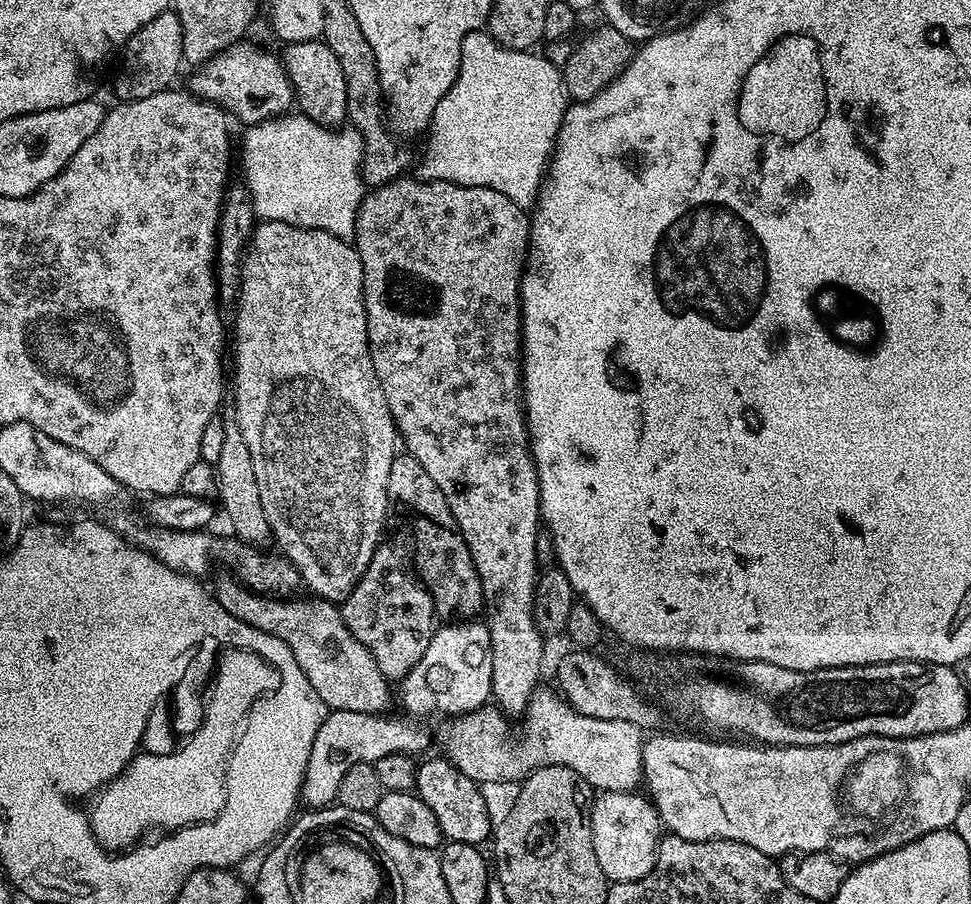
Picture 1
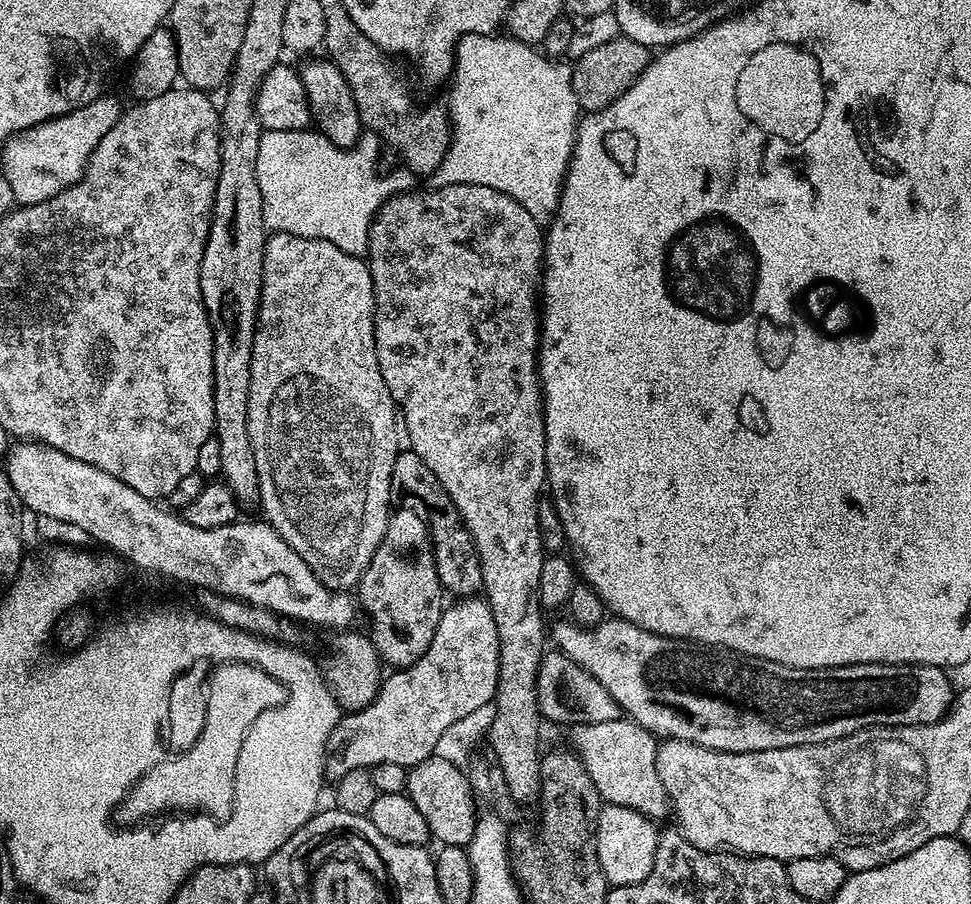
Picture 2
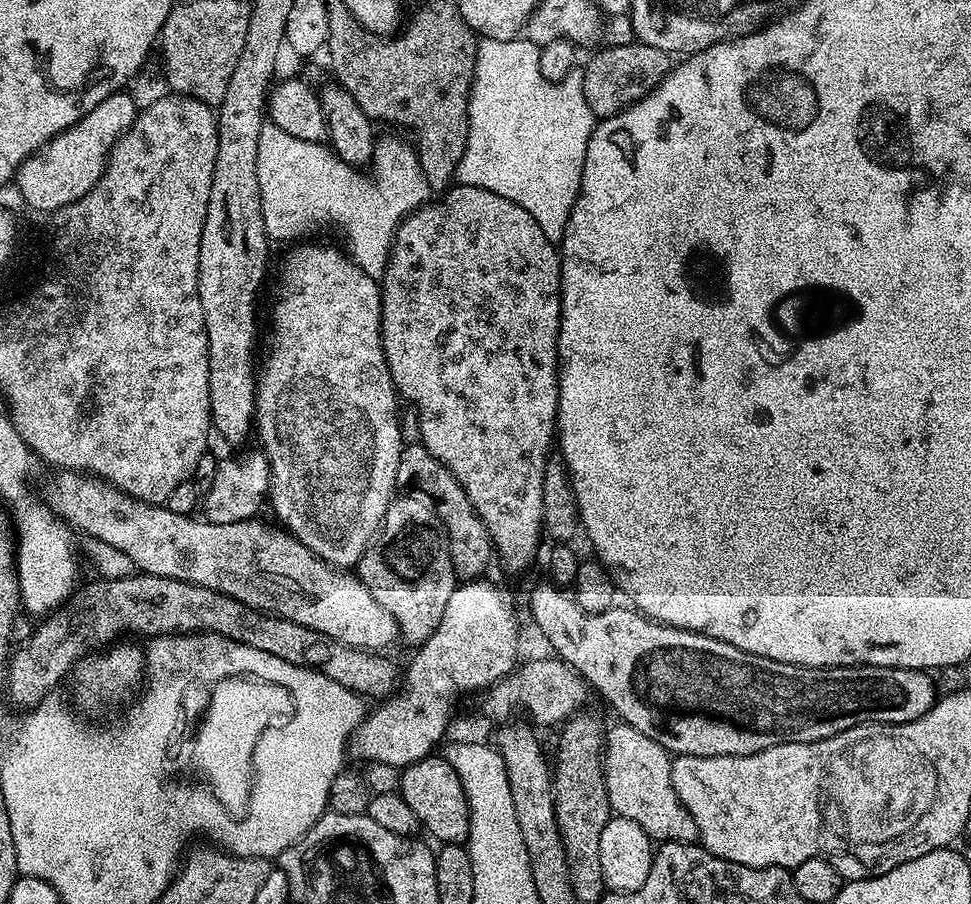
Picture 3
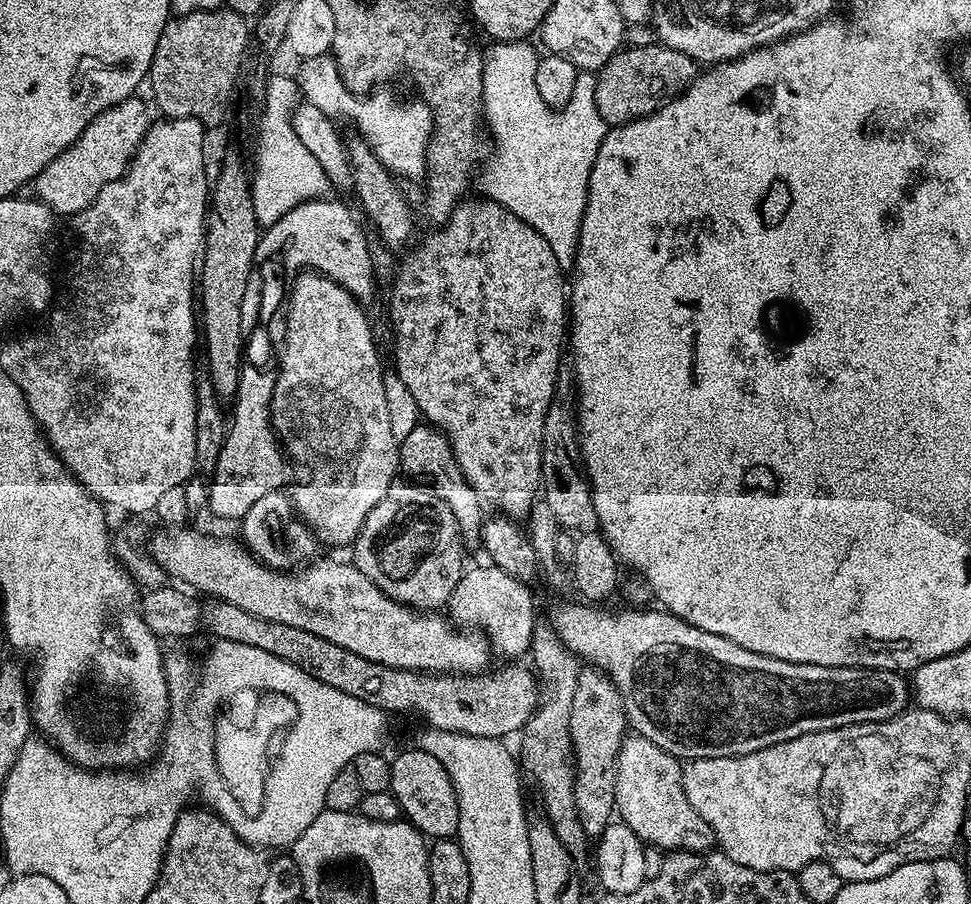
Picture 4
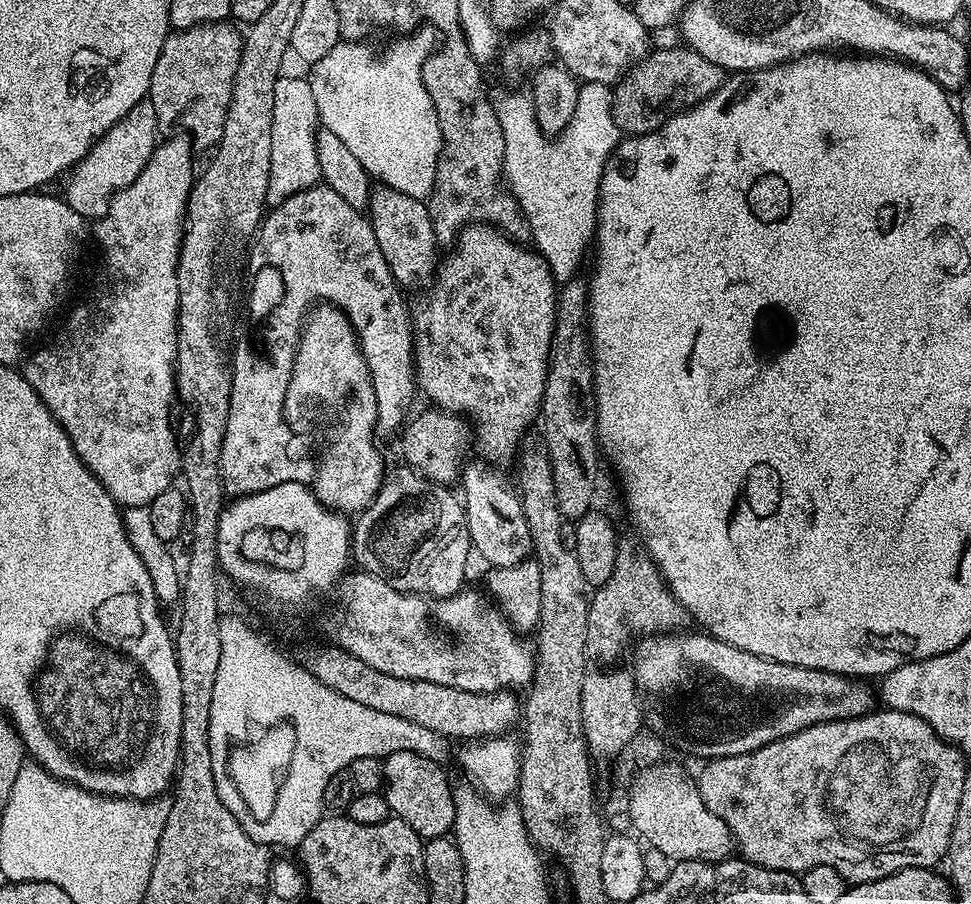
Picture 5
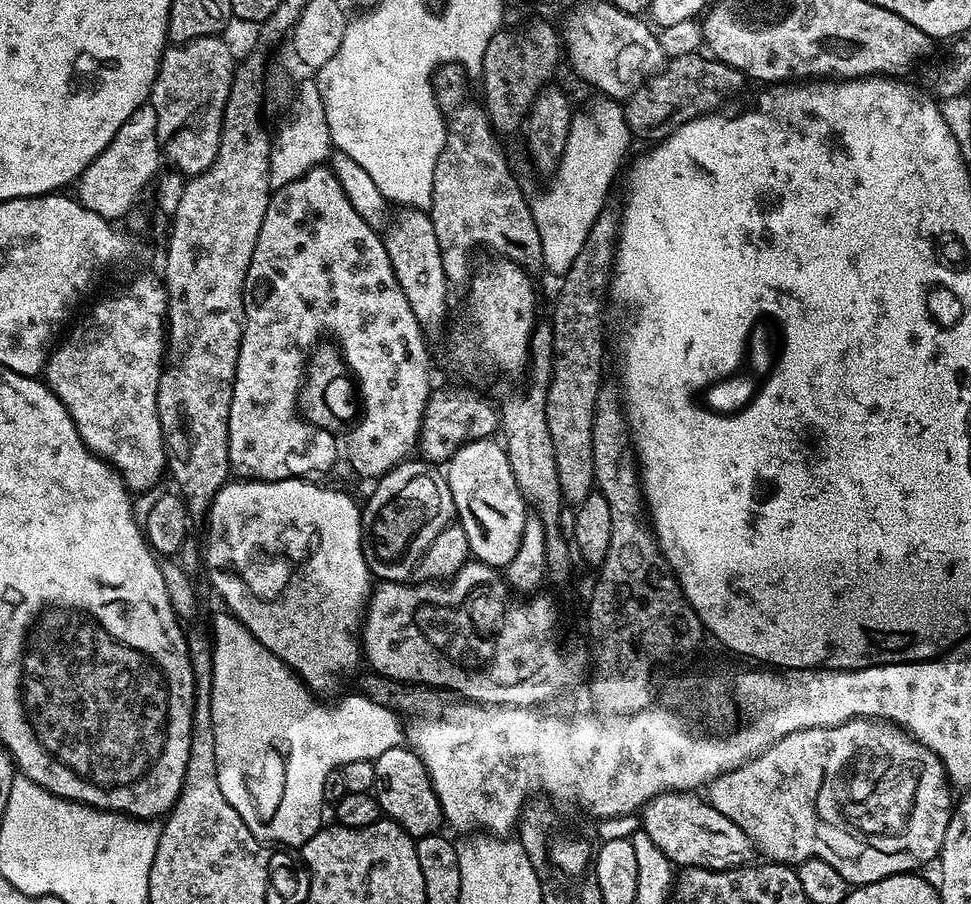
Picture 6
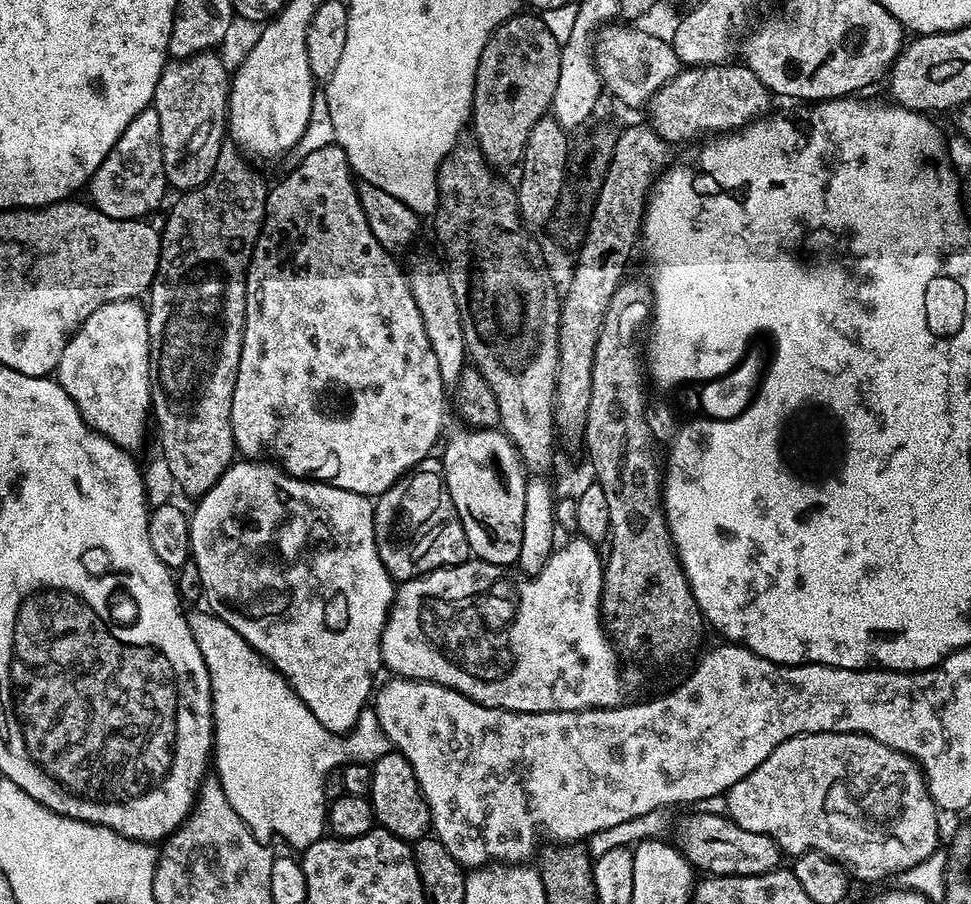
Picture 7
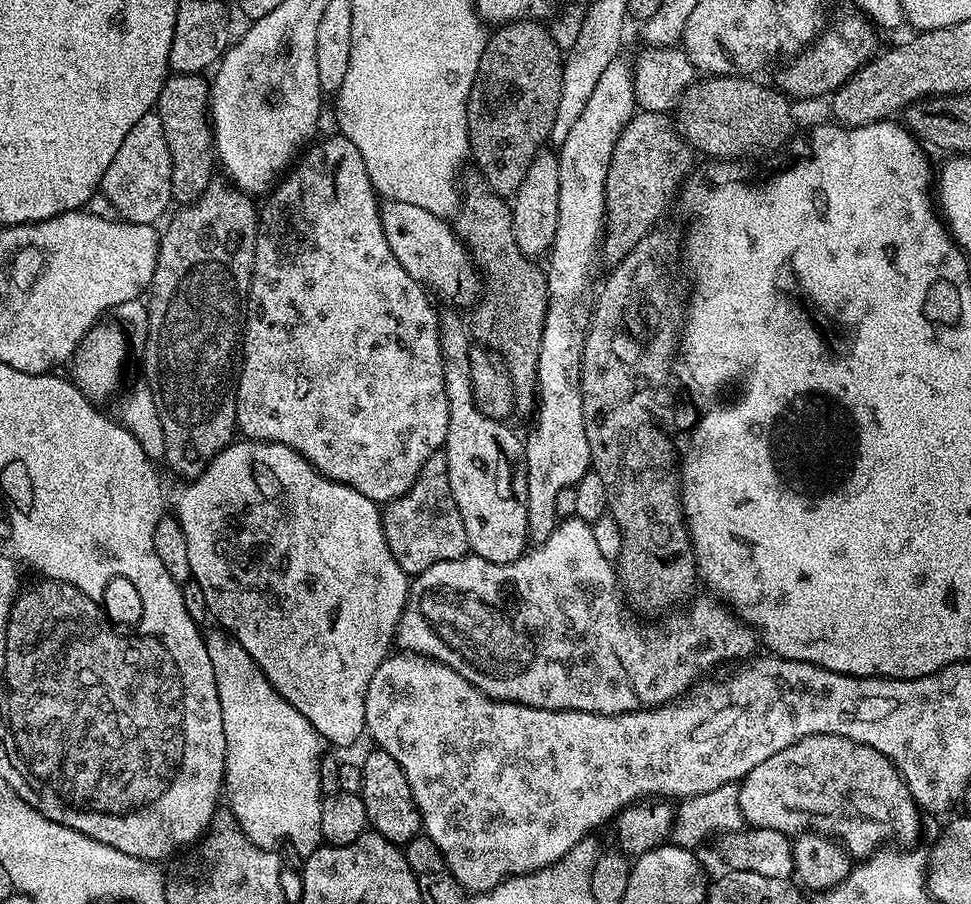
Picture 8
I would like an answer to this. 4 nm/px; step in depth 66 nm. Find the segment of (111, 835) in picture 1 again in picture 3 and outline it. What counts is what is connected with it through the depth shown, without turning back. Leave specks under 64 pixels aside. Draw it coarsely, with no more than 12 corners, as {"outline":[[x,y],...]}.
{"outline":[[253,677],[213,684],[194,764],[239,821],[252,751],[292,716],[282,686]]}

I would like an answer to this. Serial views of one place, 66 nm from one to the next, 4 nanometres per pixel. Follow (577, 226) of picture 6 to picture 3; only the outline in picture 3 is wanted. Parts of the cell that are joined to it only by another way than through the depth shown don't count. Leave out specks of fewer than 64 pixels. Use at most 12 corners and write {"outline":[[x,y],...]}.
{"outline":[[526,38],[476,45],[486,190],[553,242],[598,120],[583,71]]}

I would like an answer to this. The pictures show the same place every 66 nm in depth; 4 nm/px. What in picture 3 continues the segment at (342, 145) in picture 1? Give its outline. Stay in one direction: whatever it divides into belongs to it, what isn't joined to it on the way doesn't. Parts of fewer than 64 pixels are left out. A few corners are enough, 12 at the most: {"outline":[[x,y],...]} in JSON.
{"outline":[[266,122],[269,241],[333,224],[383,281],[396,225],[423,208],[411,147],[377,139],[376,176]]}

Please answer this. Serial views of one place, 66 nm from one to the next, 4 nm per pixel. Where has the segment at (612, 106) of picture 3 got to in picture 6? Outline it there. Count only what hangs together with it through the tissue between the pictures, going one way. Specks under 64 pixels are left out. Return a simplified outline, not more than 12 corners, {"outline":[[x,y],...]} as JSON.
{"outline":[[674,57],[623,105],[633,137],[659,142],[717,111],[746,77]]}

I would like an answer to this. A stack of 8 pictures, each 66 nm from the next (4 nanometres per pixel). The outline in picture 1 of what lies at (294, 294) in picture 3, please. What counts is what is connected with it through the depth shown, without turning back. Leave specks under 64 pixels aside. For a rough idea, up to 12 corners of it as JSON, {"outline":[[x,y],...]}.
{"outline":[[265,219],[236,412],[272,540],[339,605],[398,433],[364,267]]}

